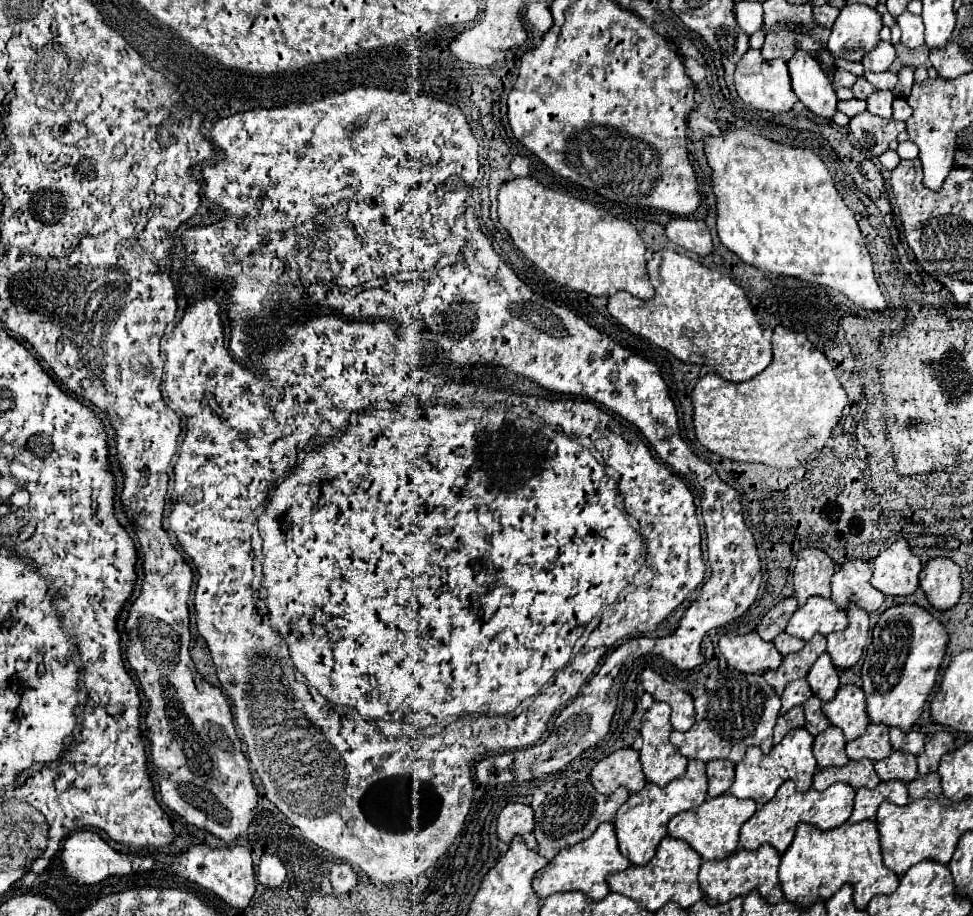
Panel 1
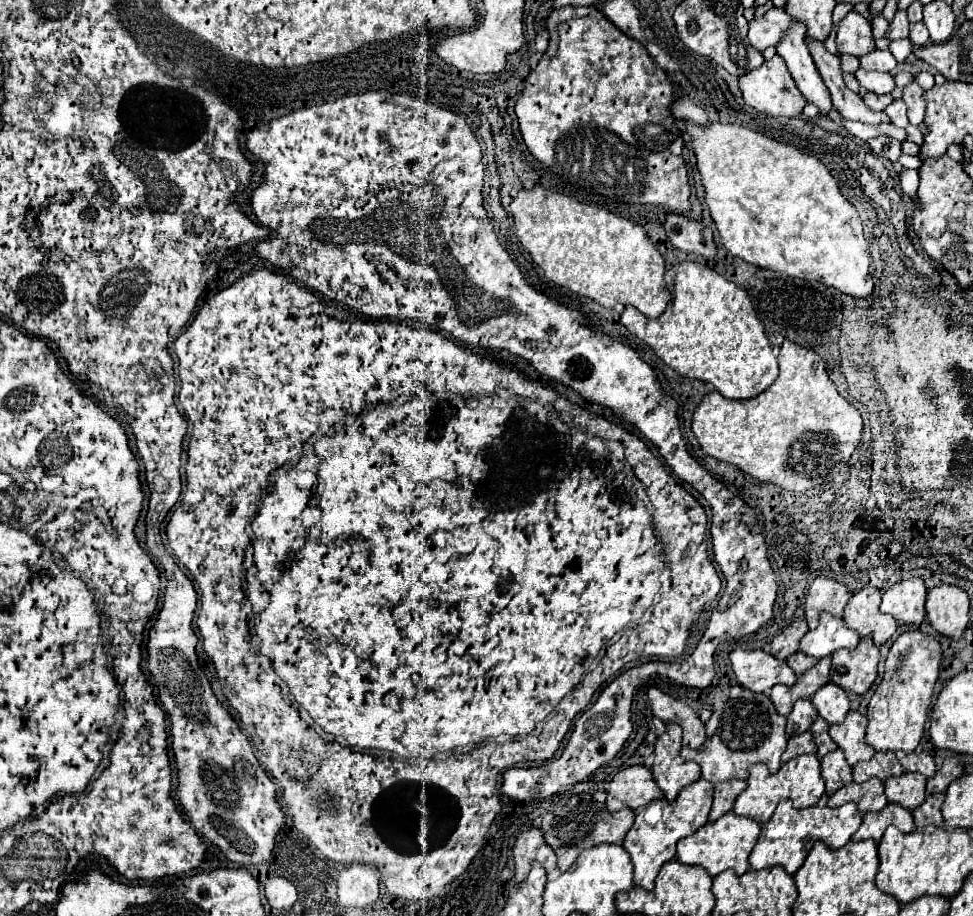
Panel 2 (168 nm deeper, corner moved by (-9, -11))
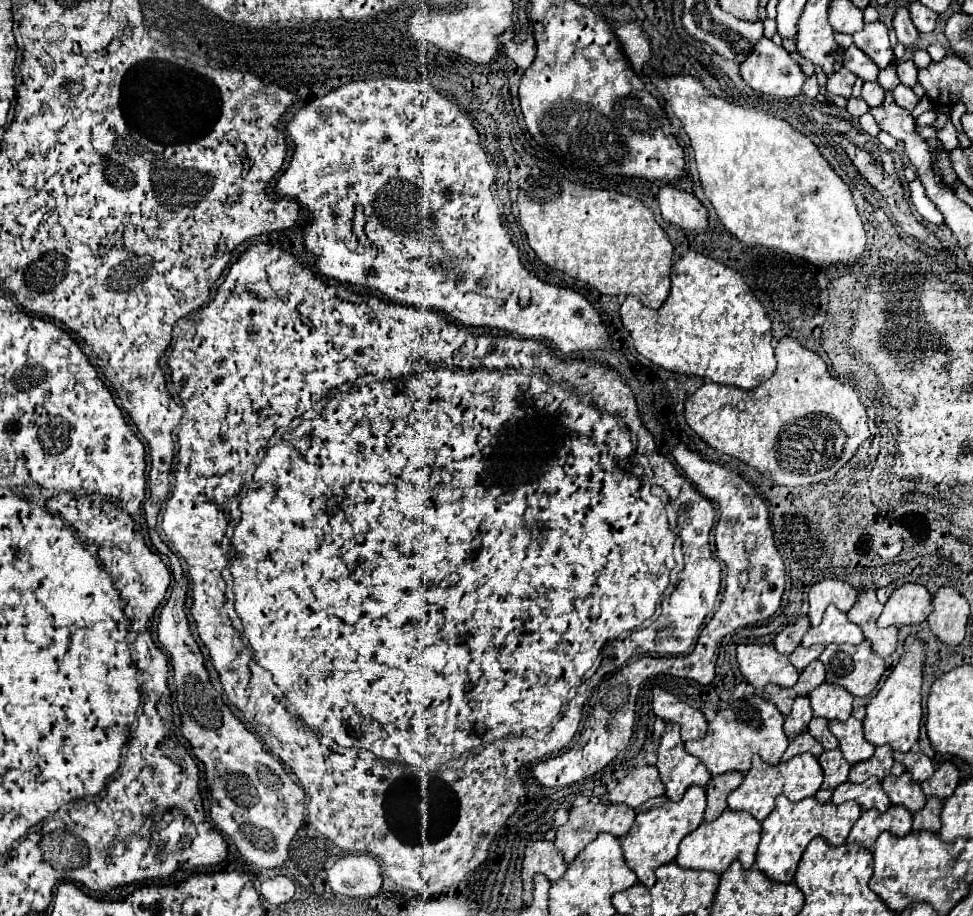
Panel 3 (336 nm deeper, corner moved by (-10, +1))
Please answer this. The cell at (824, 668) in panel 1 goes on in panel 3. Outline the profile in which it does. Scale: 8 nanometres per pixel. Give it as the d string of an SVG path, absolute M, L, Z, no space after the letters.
M820 684L812 694L810 694L810 704L812 704L812 714L822 716L826 720L848 720L852 714L852 694L846 692L840 686L832 684Z

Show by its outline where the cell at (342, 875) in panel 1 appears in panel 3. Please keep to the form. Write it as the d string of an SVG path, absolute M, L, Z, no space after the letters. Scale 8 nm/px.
M352 854L328 870L330 888L344 896L374 896L382 886L380 864L374 856Z

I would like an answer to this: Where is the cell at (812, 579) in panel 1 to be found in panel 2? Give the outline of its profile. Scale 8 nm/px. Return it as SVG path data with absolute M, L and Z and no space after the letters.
M817 576L811 586L809 594L805 598L805 620L809 628L817 628L819 612L831 612L835 616L843 614L843 608L847 600L851 598L849 588L843 582L837 582L833 578Z

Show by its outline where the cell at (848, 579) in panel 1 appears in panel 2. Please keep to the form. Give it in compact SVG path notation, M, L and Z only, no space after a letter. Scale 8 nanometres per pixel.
M867 586L859 592L853 592L843 612L845 624L853 628L859 636L871 634L875 644L887 642L897 630L897 622L893 620L893 616L885 616L879 610L879 604L881 604L881 592L873 586Z

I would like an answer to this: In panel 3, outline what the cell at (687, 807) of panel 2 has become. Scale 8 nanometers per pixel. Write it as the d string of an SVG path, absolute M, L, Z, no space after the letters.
M690 786L680 802L668 802L666 796L658 796L648 800L644 806L640 806L634 826L630 832L622 838L622 854L626 864L636 872L638 882L646 888L652 888L656 882L656 868L670 864L676 858L678 844L684 836L694 832L702 824L706 808L706 794L702 786Z

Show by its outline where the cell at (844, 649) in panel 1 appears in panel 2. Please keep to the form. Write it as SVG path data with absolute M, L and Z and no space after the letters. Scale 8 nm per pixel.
M869 636L861 638L857 648L837 650L831 658L831 682L847 692L865 694L877 678L879 648L873 644L873 640L869 640Z

